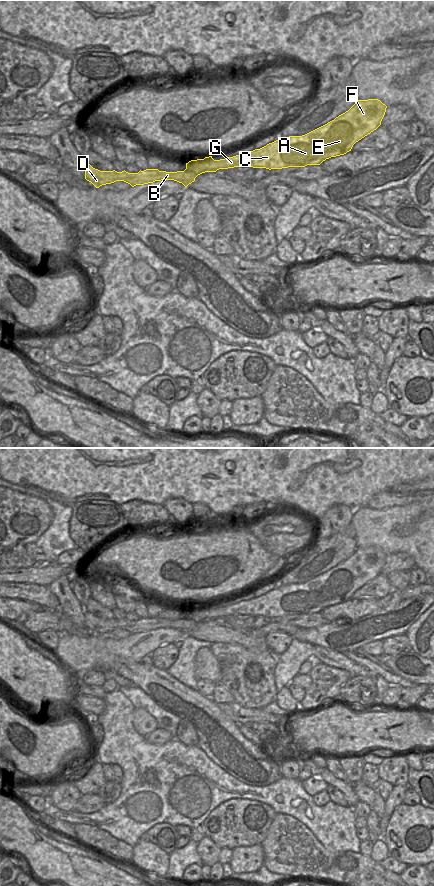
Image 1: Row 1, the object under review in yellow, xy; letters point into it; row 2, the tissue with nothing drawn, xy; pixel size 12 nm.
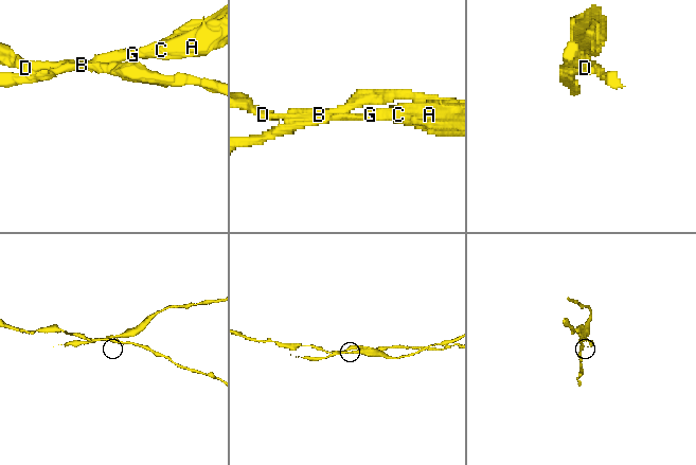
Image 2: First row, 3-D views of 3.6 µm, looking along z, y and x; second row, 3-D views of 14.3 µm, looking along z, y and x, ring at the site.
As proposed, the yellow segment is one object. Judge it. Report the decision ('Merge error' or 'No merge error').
Merge error

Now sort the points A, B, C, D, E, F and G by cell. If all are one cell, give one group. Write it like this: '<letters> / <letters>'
A C E F G / B D

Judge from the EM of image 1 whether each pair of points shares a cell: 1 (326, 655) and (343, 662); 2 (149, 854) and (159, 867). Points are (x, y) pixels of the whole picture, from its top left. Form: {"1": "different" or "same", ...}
{"1": "same", "2": "same"}

